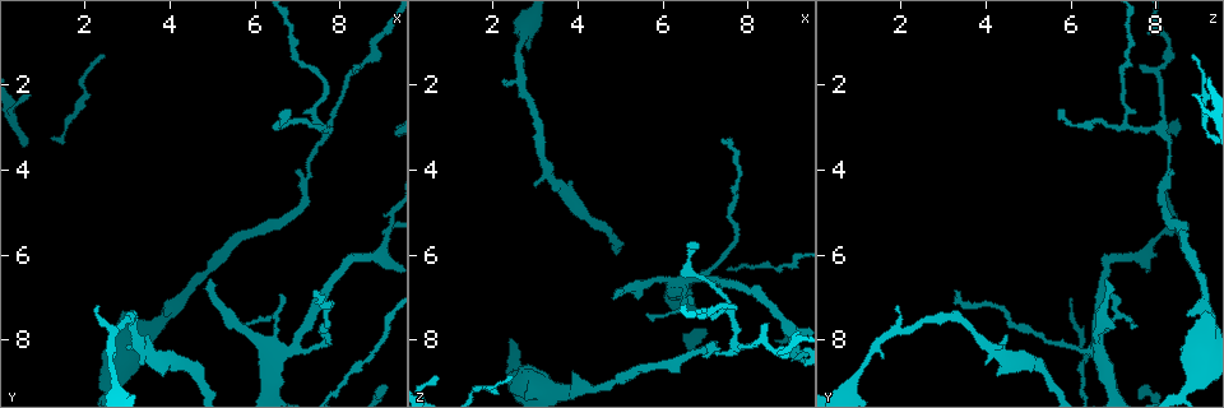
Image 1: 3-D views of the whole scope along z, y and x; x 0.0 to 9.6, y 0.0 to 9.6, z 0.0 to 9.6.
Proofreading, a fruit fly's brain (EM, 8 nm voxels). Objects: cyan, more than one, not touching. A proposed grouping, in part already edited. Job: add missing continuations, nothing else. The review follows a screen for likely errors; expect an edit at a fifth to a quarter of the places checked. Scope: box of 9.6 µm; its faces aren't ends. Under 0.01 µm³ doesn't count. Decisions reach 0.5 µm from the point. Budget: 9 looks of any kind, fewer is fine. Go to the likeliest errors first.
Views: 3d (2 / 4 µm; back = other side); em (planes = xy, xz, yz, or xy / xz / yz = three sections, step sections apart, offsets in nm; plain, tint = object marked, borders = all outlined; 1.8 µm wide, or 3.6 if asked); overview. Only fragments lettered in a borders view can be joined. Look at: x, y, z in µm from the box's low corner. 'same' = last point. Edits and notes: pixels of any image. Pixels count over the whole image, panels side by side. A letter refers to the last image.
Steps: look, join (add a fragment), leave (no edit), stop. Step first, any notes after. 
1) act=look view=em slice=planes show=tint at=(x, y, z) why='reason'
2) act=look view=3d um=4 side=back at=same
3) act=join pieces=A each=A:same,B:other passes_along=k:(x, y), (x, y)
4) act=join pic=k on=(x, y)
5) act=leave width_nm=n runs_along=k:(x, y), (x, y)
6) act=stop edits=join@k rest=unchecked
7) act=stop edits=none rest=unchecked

act=look view=3d um=2 side=back at=(4.95, 6.55, 6.90) why='an open end'

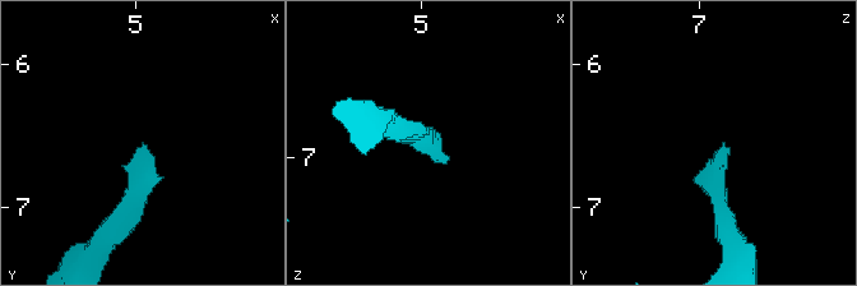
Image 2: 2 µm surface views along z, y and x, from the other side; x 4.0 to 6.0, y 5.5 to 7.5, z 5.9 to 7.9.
act=look view=em slice=xz step=8 show=tint at=(4.92, 6.56, 6.82) why='now the EM'

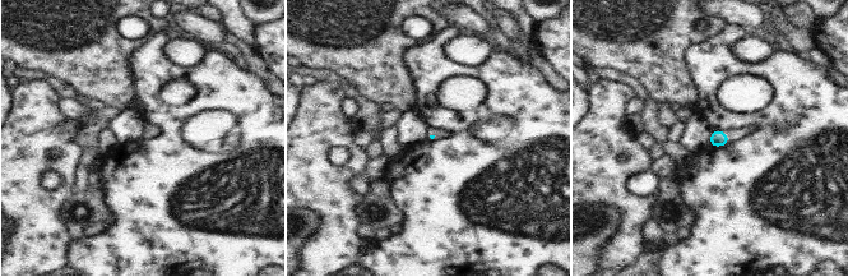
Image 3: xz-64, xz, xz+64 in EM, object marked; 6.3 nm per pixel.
act=look view=em slice=xz step=8 show=borders at=same why='what lies round it'

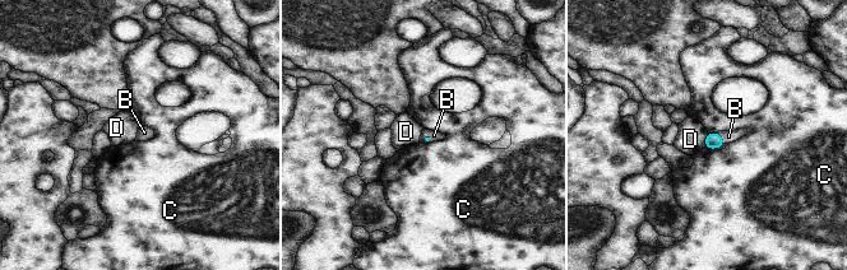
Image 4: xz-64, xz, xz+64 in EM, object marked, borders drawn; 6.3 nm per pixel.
act=join pieces=B each=B:same,C:other,D:other passes_along=4:(713, 140), (722, 138), (729, 136) found='the neuron continues'

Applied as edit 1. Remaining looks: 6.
act=look view=overview why='redraw'

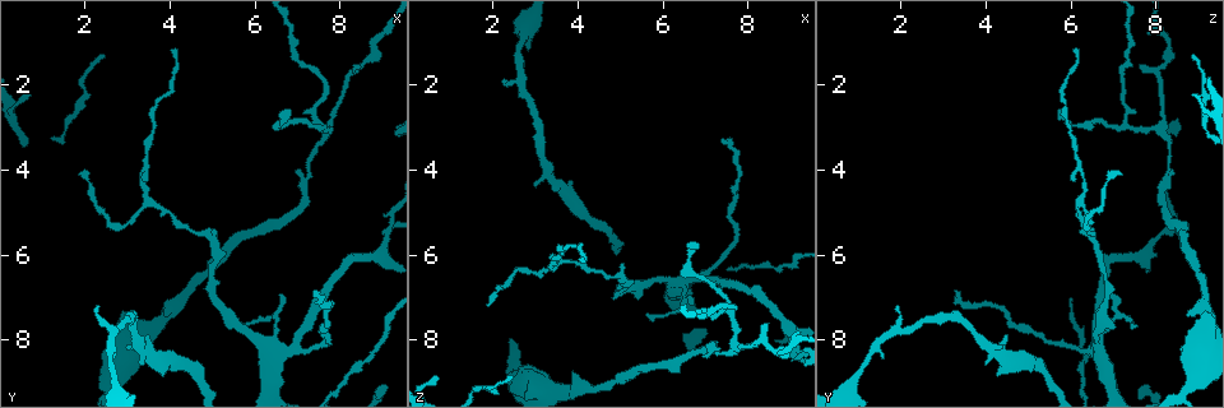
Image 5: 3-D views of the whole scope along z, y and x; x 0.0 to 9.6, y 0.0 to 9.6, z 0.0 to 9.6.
act=look view=3d um=2 at=(2.40, 7.20, 1.85) why='branch stops here'

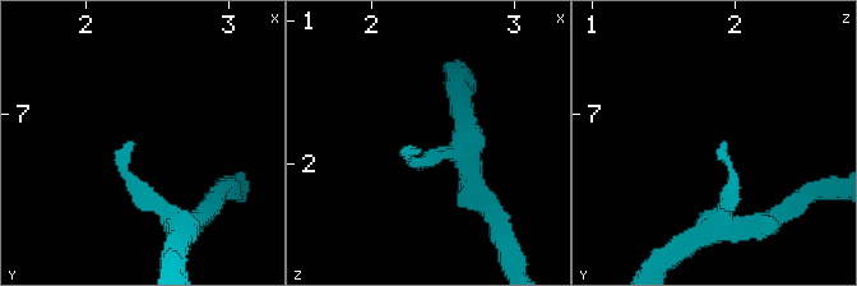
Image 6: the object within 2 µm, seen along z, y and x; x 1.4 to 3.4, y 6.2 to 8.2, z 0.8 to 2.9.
act=look view=em slice=planes show=borders at=(2.34, 7.22, 1.90) why='now the EM'

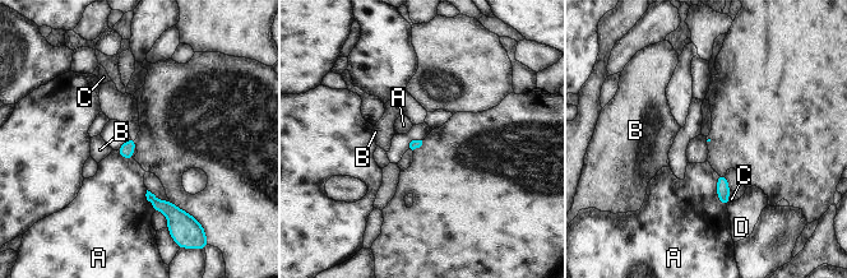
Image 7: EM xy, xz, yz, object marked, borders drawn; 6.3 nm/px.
act=leave longest_contact=A:220nm each=A:other,B:other,C:other,D:other found='none of them fits'

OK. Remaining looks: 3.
act=look view=em slice=yz step=16 show=tint at=(6.75, 2.55, 5.85) why='branch stops here'

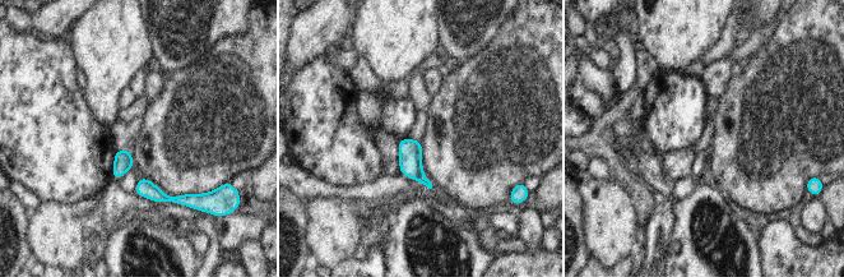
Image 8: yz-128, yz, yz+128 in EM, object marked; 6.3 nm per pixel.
act=look view=em slice=planes show=borders at=same

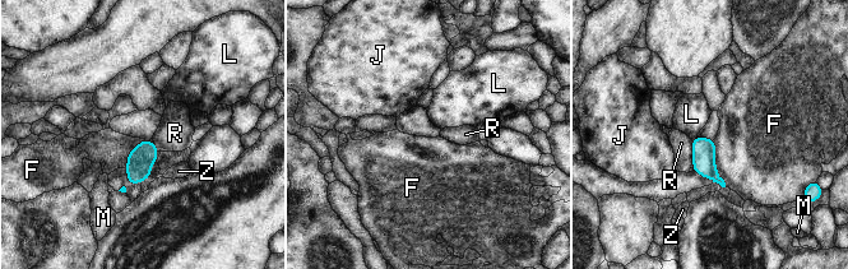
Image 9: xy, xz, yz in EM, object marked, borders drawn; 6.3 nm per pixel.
act=leave each=F:other,J:other,L:other,M:other,R:other,Z:other found='none of them fits'

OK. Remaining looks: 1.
act=look view=em slice=planes show=borders at=(2.65, 5.25, 6.30) why='sharp bend'

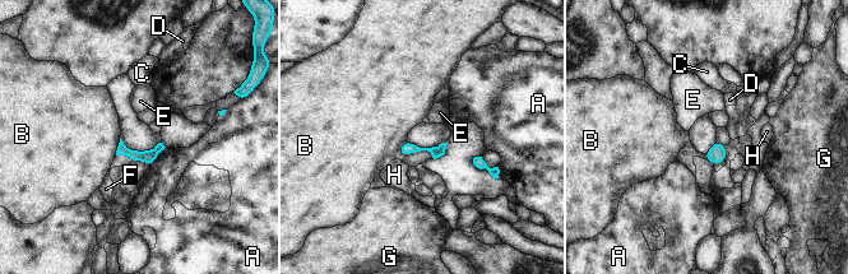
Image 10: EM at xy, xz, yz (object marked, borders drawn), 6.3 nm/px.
act=join pieces=F each=A:other,B:other,C:other,D:other,E:other,F:same,G:other,H:other found='the neuron continues'

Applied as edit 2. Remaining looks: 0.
act=stop edits=join@4,join@10 rest=unchecked

